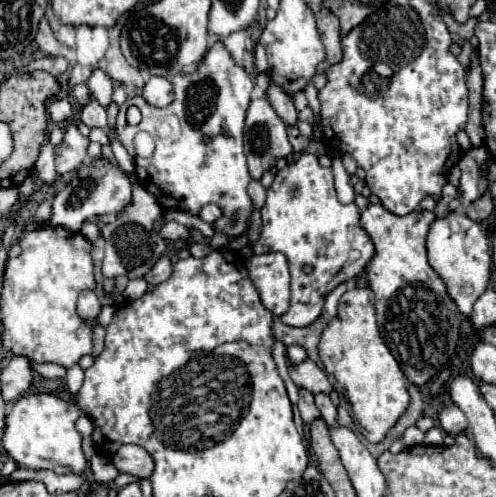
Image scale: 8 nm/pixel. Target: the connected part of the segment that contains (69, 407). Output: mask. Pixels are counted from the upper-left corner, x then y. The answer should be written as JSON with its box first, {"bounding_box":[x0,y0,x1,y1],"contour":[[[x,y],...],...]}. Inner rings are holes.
{"bounding_box":[2,393,86,473],"contour":[[[26,393],[22,395],[6,415],[6,429],[2,445],[20,467],[50,469],[54,473],[82,473],[86,459],[82,453],[82,435],[76,429],[80,409],[76,403],[64,401],[52,393]]]}

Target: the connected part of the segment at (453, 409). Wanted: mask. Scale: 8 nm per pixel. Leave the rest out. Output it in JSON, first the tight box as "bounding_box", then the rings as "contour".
{"bounding_box":[440,405,468,435],"contour":[[[448,405],[448,407],[444,407],[440,411],[440,425],[442,425],[442,429],[446,433],[456,435],[456,433],[462,433],[466,429],[468,421],[466,421],[464,413],[456,405]]]}

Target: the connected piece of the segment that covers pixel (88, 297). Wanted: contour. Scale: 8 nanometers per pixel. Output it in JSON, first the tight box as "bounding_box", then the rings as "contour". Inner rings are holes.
{"bounding_box":[78,289,100,321],"contour":[[[84,289],[78,295],[78,313],[86,321],[92,321],[92,319],[98,317],[98,313],[100,313],[100,297],[96,295],[96,291]]]}

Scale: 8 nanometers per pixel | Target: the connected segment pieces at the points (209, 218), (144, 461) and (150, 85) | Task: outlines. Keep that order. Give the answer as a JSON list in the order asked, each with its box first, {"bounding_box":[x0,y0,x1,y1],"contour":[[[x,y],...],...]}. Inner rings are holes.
[{"bounding_box":[198,203,222,227],"contour":[[[210,203],[210,205],[204,205],[204,207],[200,209],[198,217],[200,217],[204,223],[208,223],[208,225],[212,225],[212,227],[214,227],[214,223],[222,217],[222,209],[220,209],[218,205]]]},{"bounding_box":[112,445,154,479],"contour":[[[122,445],[112,457],[118,471],[134,475],[138,479],[150,479],[154,471],[154,461],[150,453],[138,445]]]},{"bounding_box":[142,77,172,107],"contour":[[[150,77],[142,87],[142,97],[154,107],[166,107],[172,101],[172,85],[164,77]]]}]

